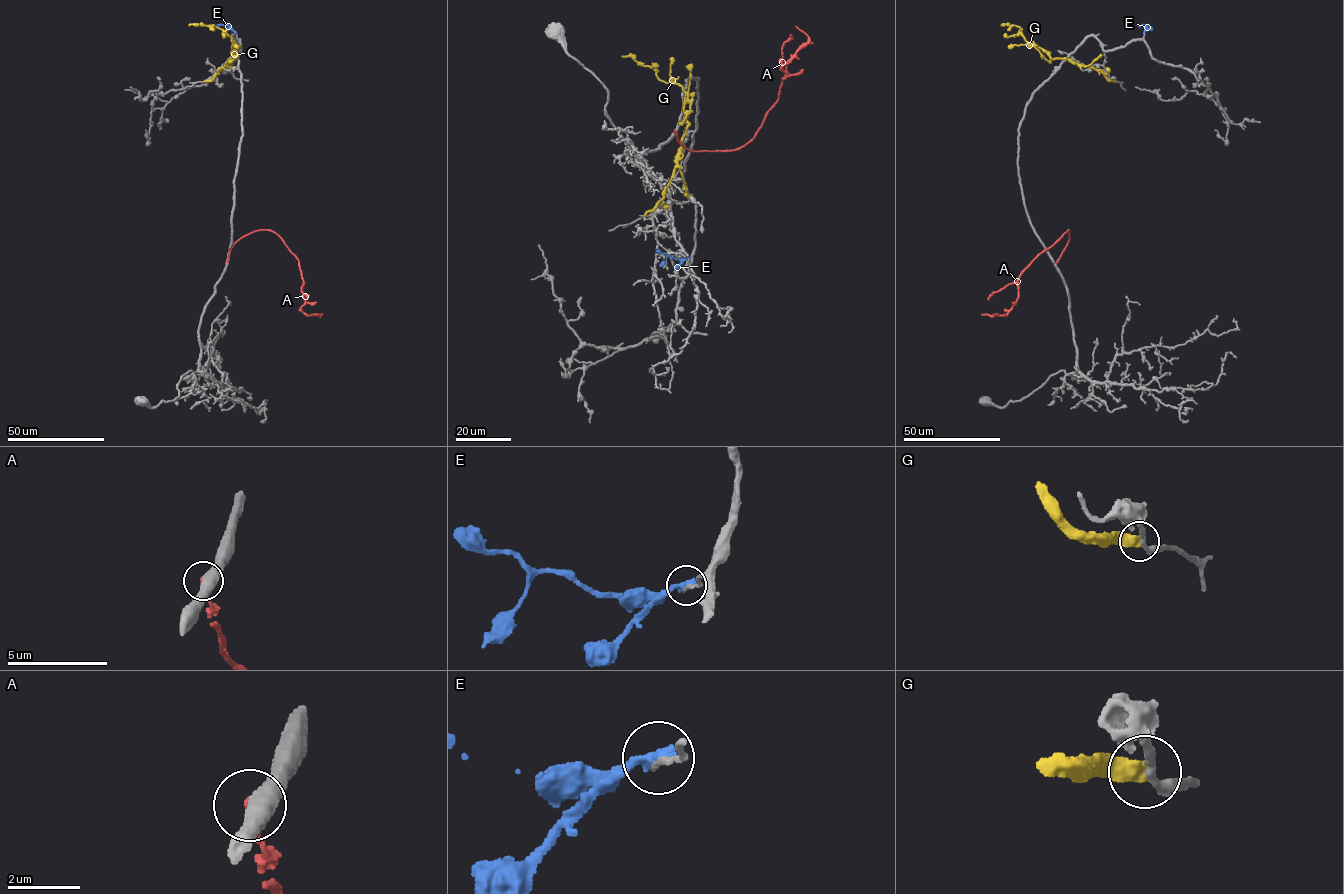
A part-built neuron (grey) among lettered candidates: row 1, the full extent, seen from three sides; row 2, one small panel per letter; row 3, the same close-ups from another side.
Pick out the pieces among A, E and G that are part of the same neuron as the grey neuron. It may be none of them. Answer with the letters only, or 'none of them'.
none of them

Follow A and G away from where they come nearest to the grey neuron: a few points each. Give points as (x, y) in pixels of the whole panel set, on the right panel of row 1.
A: (1055, 263), (1069, 239), (1069, 230), (1022, 272), (1018, 279), (1016, 301), (1010, 310), (1004, 315), (982, 315)
G: (1115, 81), (1067, 59), (1052, 59), (1027, 42), (1016, 25), (1003, 25)

